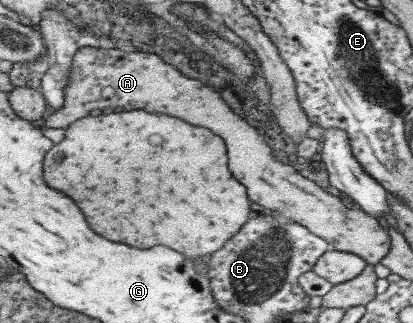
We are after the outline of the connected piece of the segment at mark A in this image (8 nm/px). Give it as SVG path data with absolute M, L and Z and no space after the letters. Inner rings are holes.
M116 46L114 49L81 47L73 60L70 79L65 89L64 105L45 119L45 128L69 126L69 124L89 116L89 112L93 112L95 108L101 108L101 110L103 108L147 110L147 112L155 112L155 114L179 116L179 118L187 120L189 124L211 128L215 134L219 134L219 136L223 136L223 140L227 140L227 156L231 156L231 172L235 172L235 176L239 176L239 180L243 180L243 184L247 184L247 192L251 192L251 202L295 221L309 232L314 233L315 236L325 240L331 249L350 252L359 256L366 264L373 266L378 264L389 250L390 238L375 217L369 216L365 211L348 205L343 199L323 191L321 183L299 175L293 166L277 164L277 160L273 160L271 148L265 144L261 134L253 126L249 126L249 122L245 122L245 118L241 120L235 112L229 110L229 106L223 102L221 92L217 94L215 88L205 86L201 80L193 80L193 78L181 74L173 64L167 64L157 54L125 52L117 49Z

